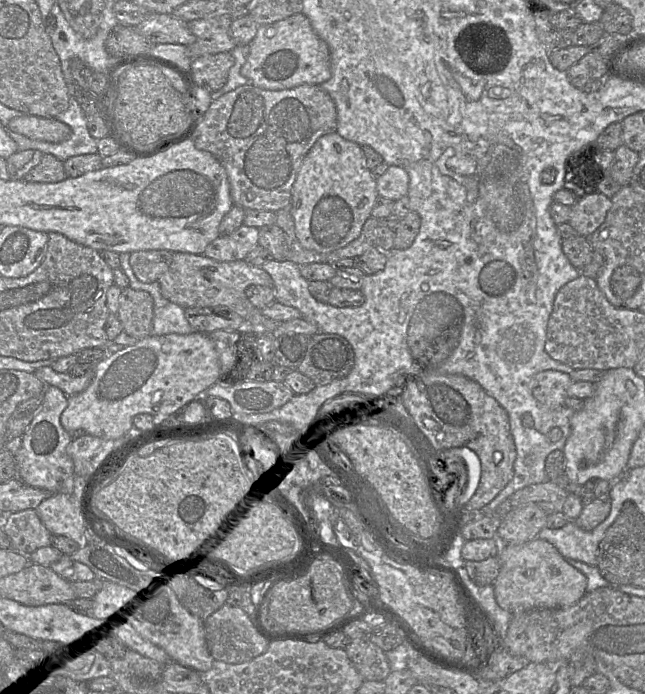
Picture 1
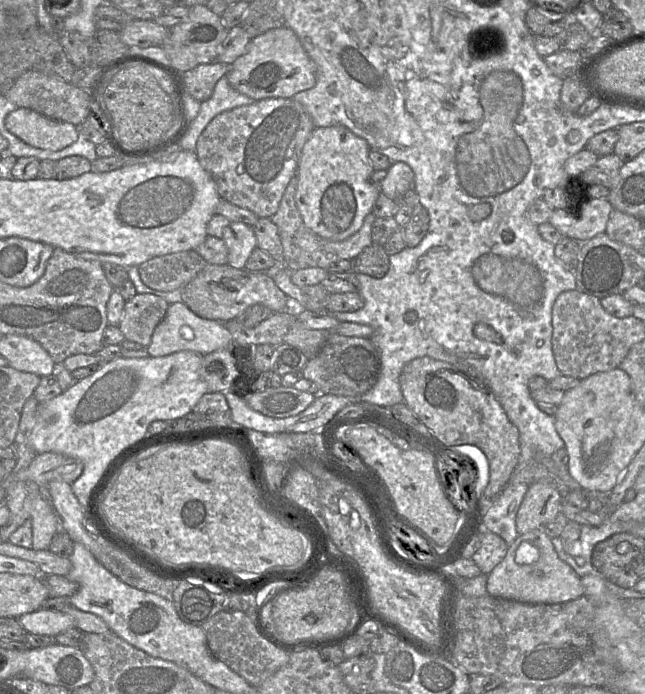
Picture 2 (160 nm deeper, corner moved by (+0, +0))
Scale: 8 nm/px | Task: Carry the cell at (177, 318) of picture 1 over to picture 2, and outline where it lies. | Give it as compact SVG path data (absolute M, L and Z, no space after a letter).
M176 302L169 305L164 318L156 326L148 353L151 357L162 357L179 351L193 351L204 356L223 348L230 348L230 353L237 348L224 323L201 318L183 302Z

